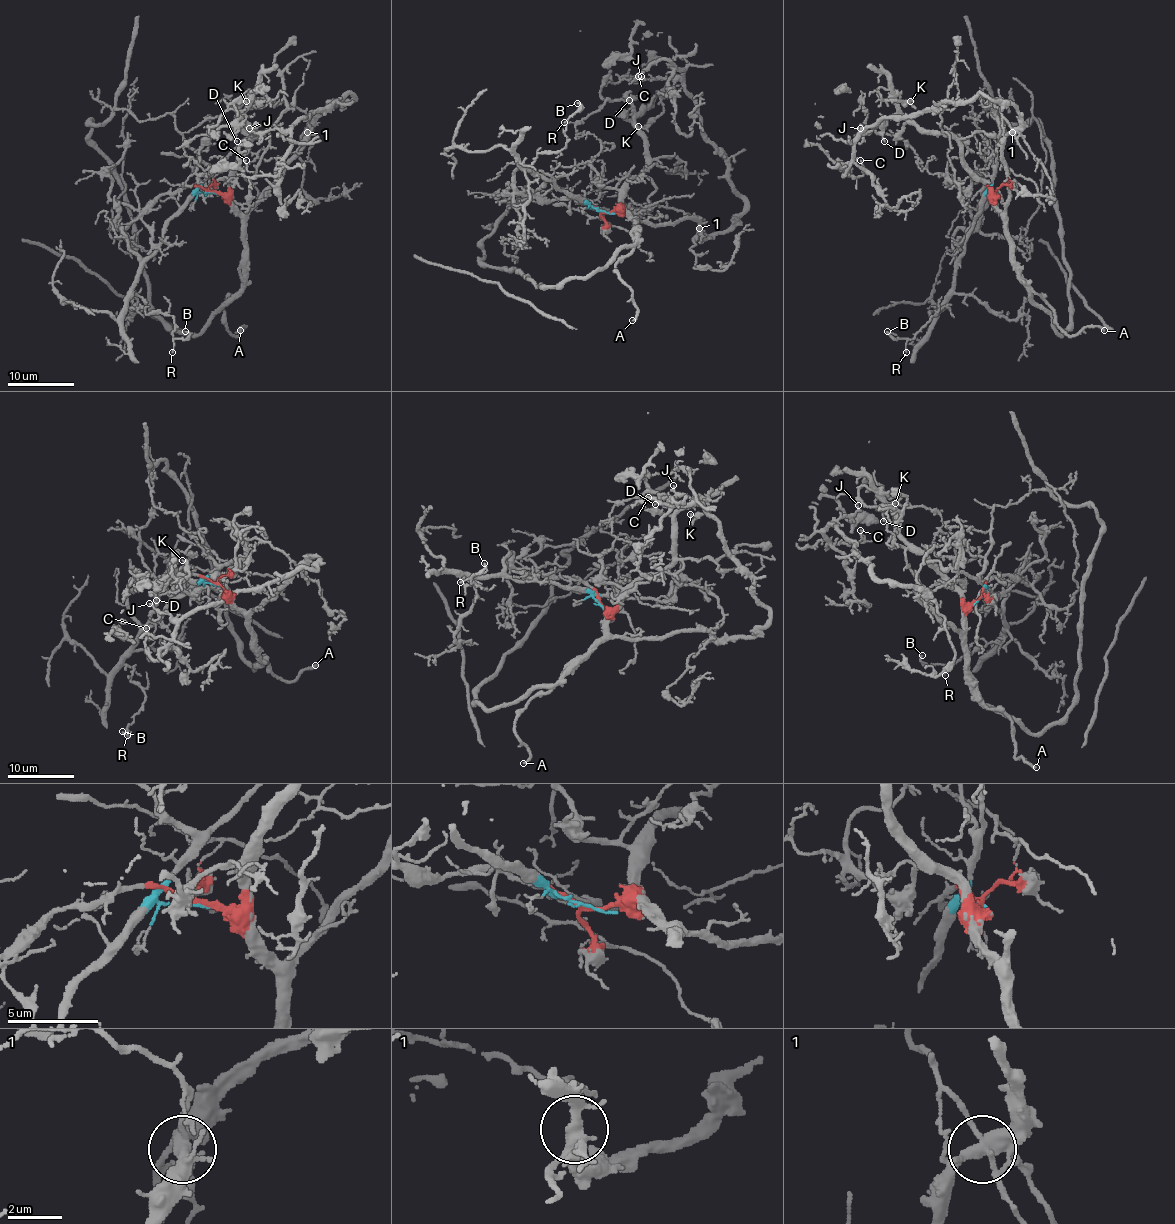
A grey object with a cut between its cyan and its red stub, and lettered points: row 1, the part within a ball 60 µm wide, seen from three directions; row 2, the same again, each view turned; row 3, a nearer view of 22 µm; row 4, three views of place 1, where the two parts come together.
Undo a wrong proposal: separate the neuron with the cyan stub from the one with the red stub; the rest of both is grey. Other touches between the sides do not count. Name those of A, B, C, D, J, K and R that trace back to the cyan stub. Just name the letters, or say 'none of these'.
B, R

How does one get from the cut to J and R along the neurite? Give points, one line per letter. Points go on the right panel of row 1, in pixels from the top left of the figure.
J: (995, 193), (1002, 213), (1002, 141), (1017, 128), (1017, 108), (978, 94), (860, 128)
R: (995, 193), (988, 193), (965, 241), (948, 309), (935, 312), (907, 341), (907, 352)

